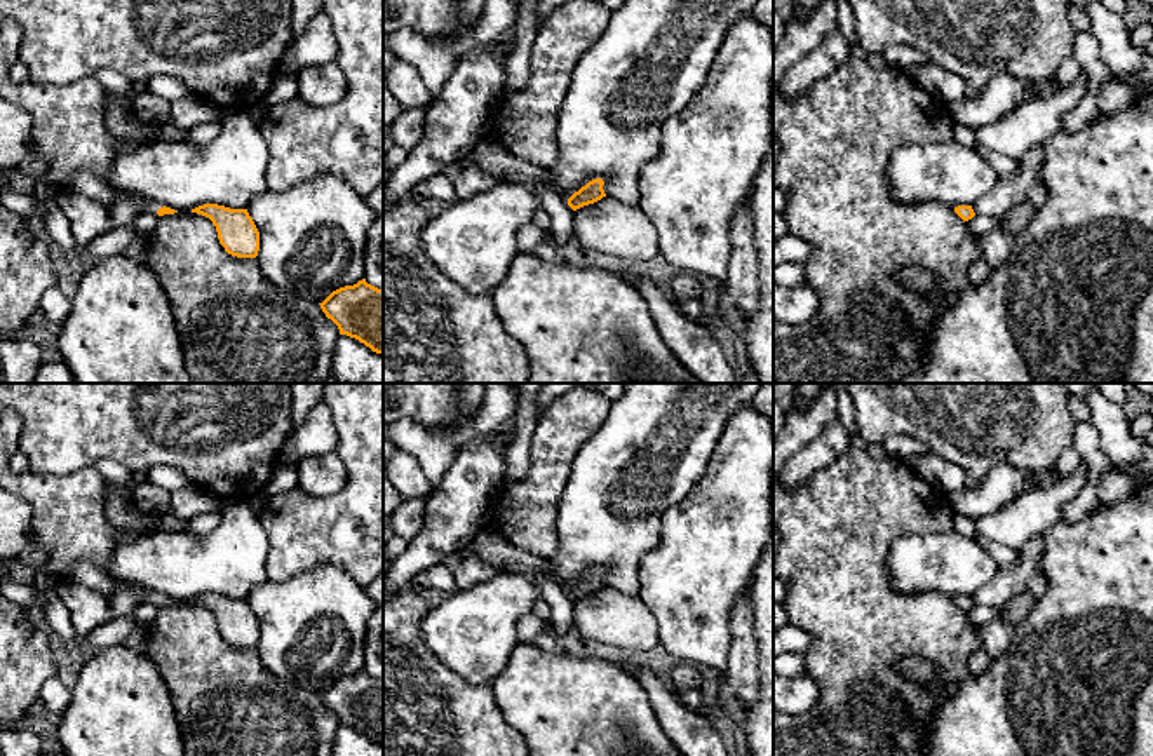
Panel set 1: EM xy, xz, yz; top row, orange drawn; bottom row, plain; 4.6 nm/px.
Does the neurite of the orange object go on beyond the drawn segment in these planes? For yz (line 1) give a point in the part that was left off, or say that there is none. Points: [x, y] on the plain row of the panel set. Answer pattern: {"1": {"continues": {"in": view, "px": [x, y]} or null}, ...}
{"1": {"continues": null}}

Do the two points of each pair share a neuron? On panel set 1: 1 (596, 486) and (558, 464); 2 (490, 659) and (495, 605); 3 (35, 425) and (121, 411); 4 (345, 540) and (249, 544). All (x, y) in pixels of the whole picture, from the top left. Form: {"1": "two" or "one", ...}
{"1": "two", "2": "one", "3": "one", "4": "two"}

